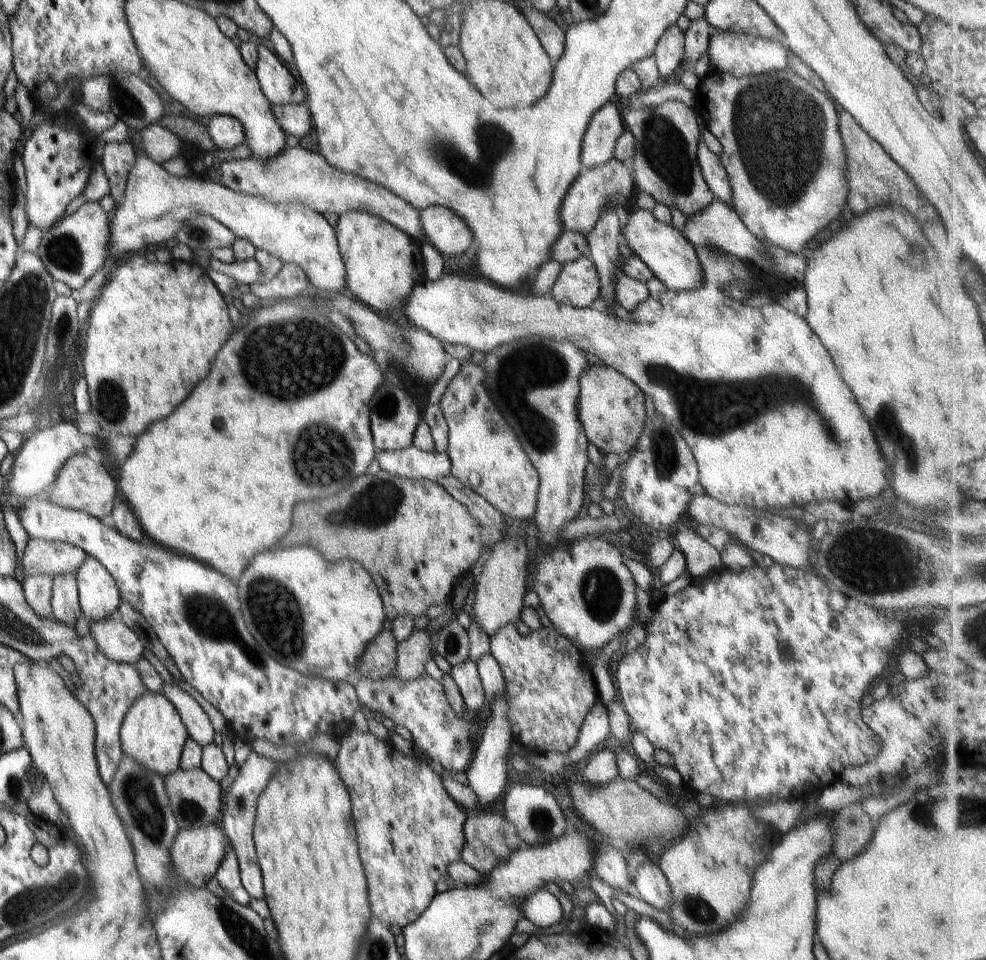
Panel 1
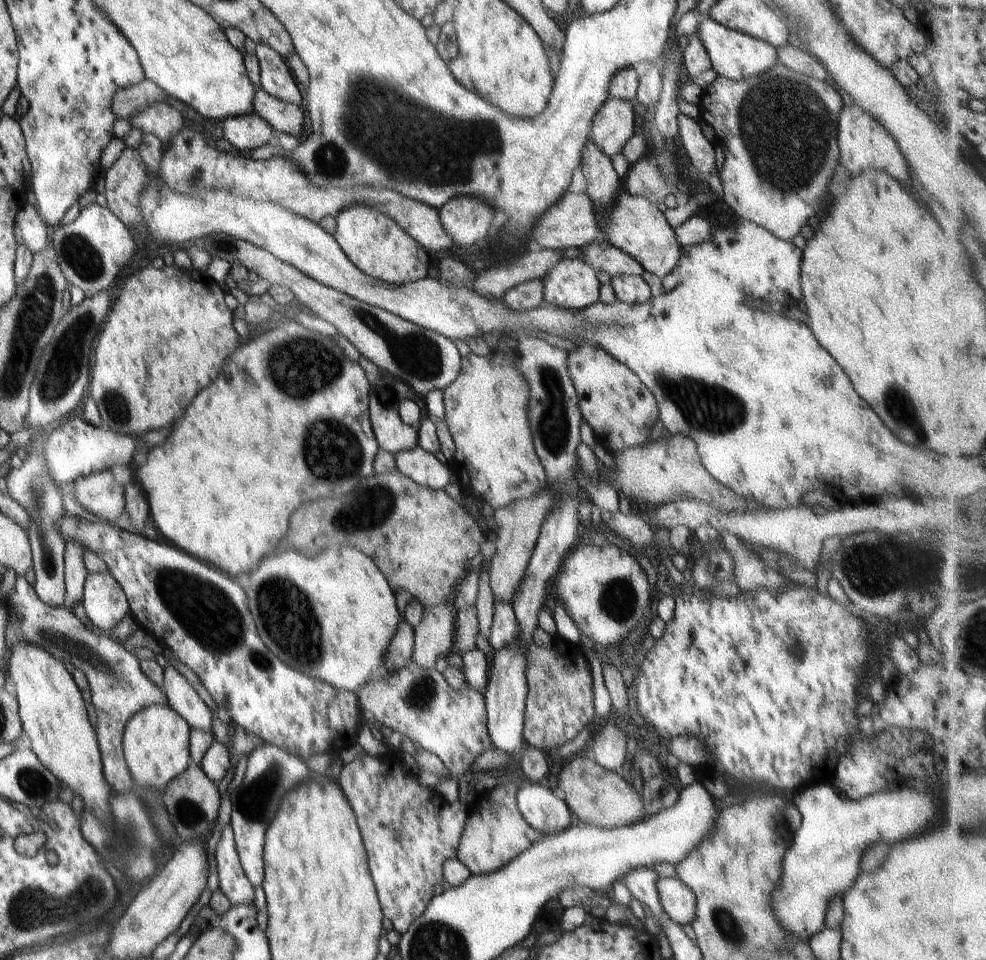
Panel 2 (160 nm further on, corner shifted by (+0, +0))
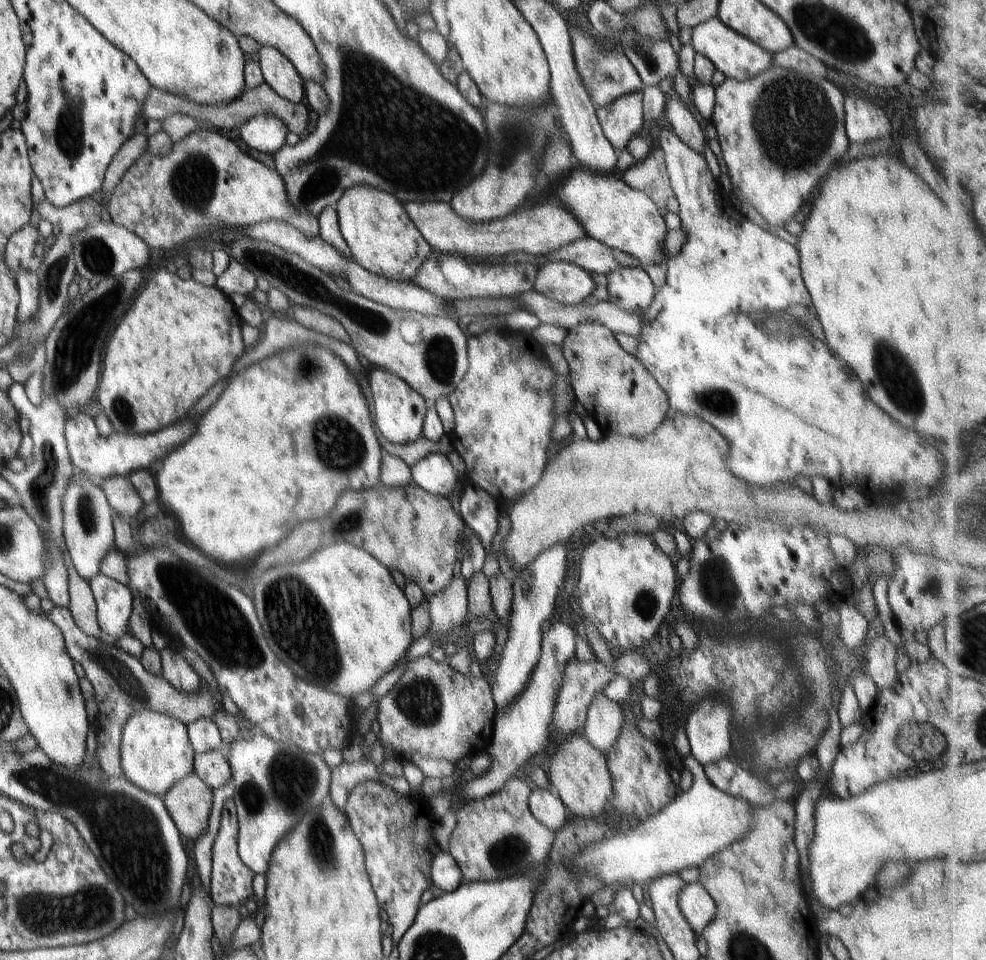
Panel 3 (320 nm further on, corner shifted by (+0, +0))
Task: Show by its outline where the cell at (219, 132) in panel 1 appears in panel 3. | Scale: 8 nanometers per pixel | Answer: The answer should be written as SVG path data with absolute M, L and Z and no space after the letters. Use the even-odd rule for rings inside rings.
M256 115L239 128L242 140L260 152L275 154L282 145L286 145L286 136L290 132L286 124L274 115Z

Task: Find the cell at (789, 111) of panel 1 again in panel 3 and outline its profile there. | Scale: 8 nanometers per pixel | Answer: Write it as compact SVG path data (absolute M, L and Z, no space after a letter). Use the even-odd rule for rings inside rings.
M776 64L745 81L726 77L724 82L715 88L715 107L713 108L710 121L716 127L718 135L717 143L720 147L720 154L723 156L724 162L726 162L726 166L728 166L732 176L731 182L738 187L738 190L745 196L746 200L754 206L771 226L783 227L786 221L794 218L796 212L798 212L798 208L800 208L800 204L804 202L802 194L810 194L812 196L820 182L818 178L824 176L826 172L830 172L830 168L836 164L836 160L839 161L848 152L851 142L848 140L845 131L844 97L839 88L826 79L826 77L812 73L800 73L792 69L779 67Z

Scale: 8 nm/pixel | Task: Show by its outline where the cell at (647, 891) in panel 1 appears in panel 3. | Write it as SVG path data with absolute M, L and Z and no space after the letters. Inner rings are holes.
M686 883L680 891L678 904L683 917L697 935L716 916L717 904L702 883Z

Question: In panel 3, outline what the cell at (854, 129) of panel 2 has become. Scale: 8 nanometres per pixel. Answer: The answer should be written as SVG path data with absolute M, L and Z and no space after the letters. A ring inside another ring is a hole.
M845 96L843 107L845 131L852 144L872 142L891 136L890 120L884 113L886 107L872 104L860 96Z

